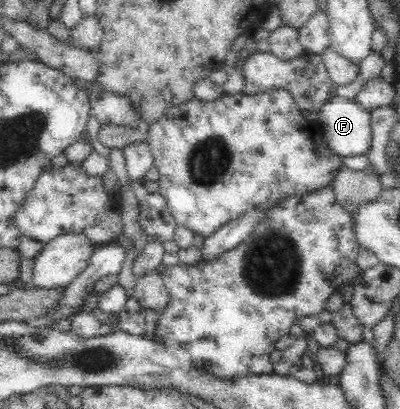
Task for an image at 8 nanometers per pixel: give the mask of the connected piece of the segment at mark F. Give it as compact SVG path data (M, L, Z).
M339 96L327 100L319 109L319 117L316 120L323 133L326 148L331 149L344 159L350 156L368 155L372 144L371 113L362 109L356 101Z

